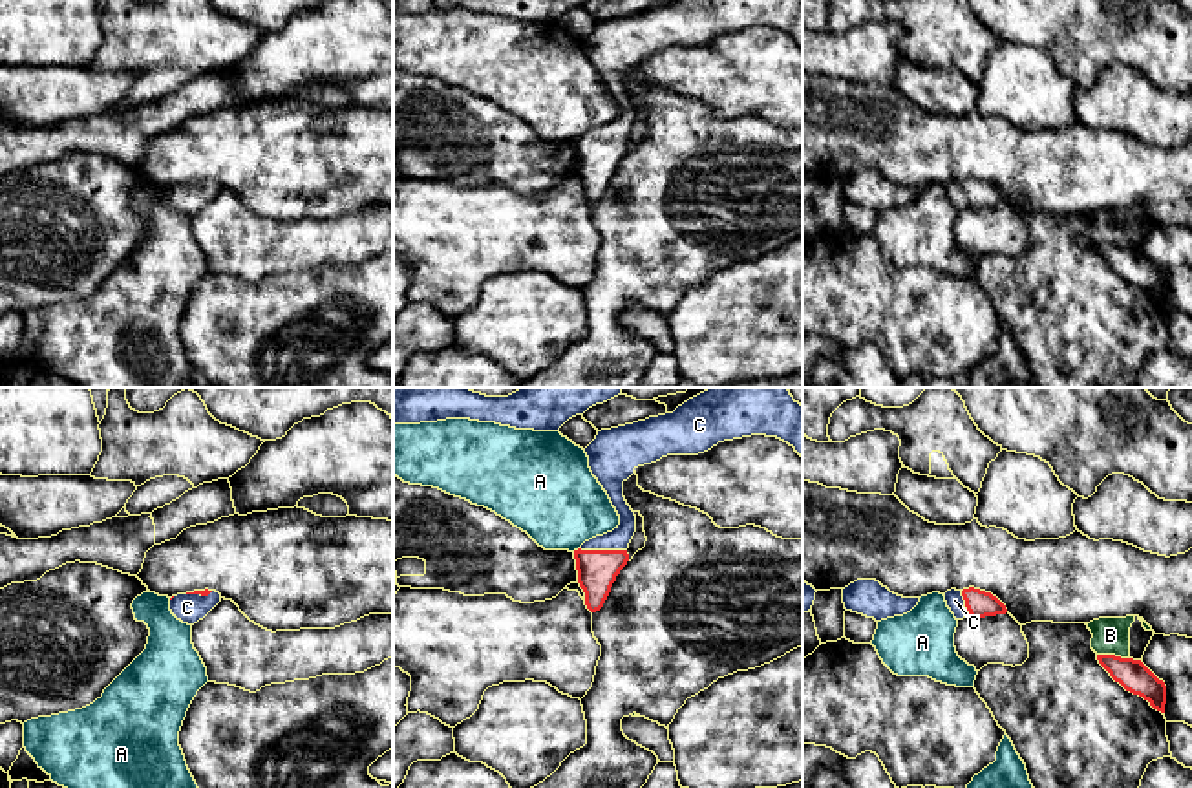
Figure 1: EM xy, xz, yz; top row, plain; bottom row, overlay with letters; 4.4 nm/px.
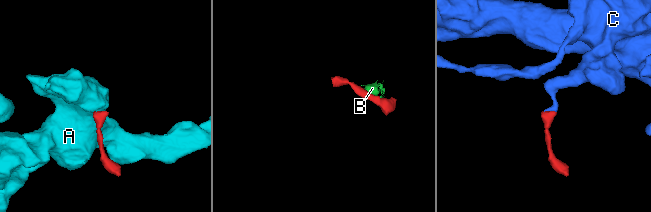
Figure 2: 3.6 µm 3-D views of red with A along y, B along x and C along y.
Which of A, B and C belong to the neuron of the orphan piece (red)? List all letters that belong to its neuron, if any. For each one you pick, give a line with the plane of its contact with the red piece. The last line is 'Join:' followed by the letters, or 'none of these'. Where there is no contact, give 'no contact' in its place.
C: xz
Join: C

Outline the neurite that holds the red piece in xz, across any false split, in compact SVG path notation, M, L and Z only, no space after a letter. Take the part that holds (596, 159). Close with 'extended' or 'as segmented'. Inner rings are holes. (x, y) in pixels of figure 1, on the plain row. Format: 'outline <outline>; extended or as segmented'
outline M675 0L598 22L585 44L592 66L620 106L620 115L574 141L578 174L591 203L603 197L616 166L629 152L636 106L623 88L623 73L634 60L667 46L698 46L718 33L751 26L777 27L803 48L803 0Z; extended

